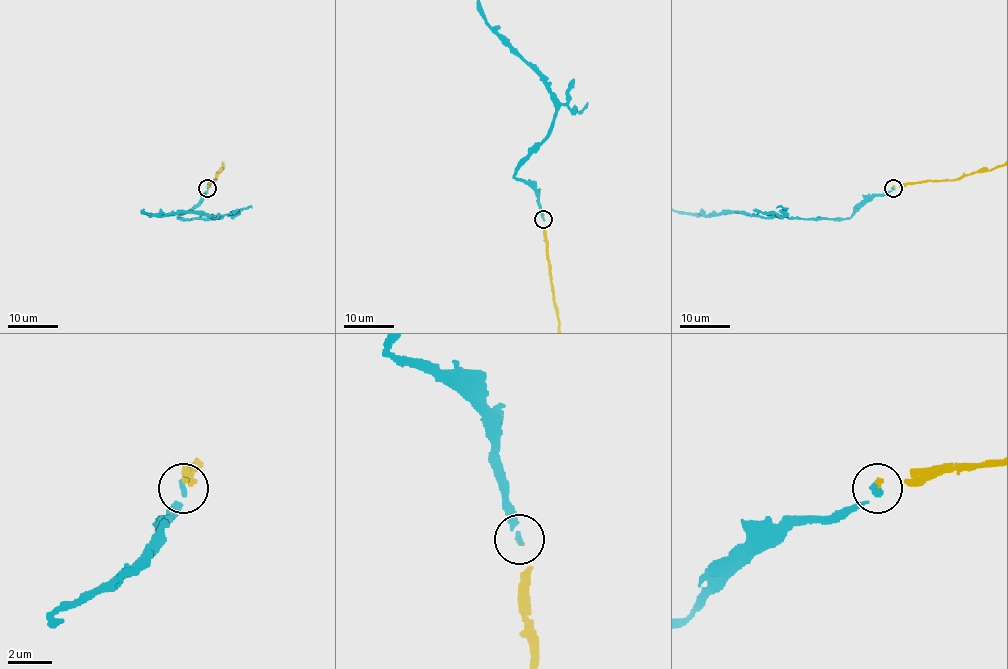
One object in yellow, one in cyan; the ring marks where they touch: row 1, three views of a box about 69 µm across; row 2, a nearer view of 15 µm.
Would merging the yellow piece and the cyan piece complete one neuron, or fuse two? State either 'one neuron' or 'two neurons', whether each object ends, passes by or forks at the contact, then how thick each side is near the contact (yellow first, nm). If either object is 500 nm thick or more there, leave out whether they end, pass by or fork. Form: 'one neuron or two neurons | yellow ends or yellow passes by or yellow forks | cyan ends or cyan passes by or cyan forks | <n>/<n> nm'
one neuron | yellow ends | cyan ends | 140/200 nm

